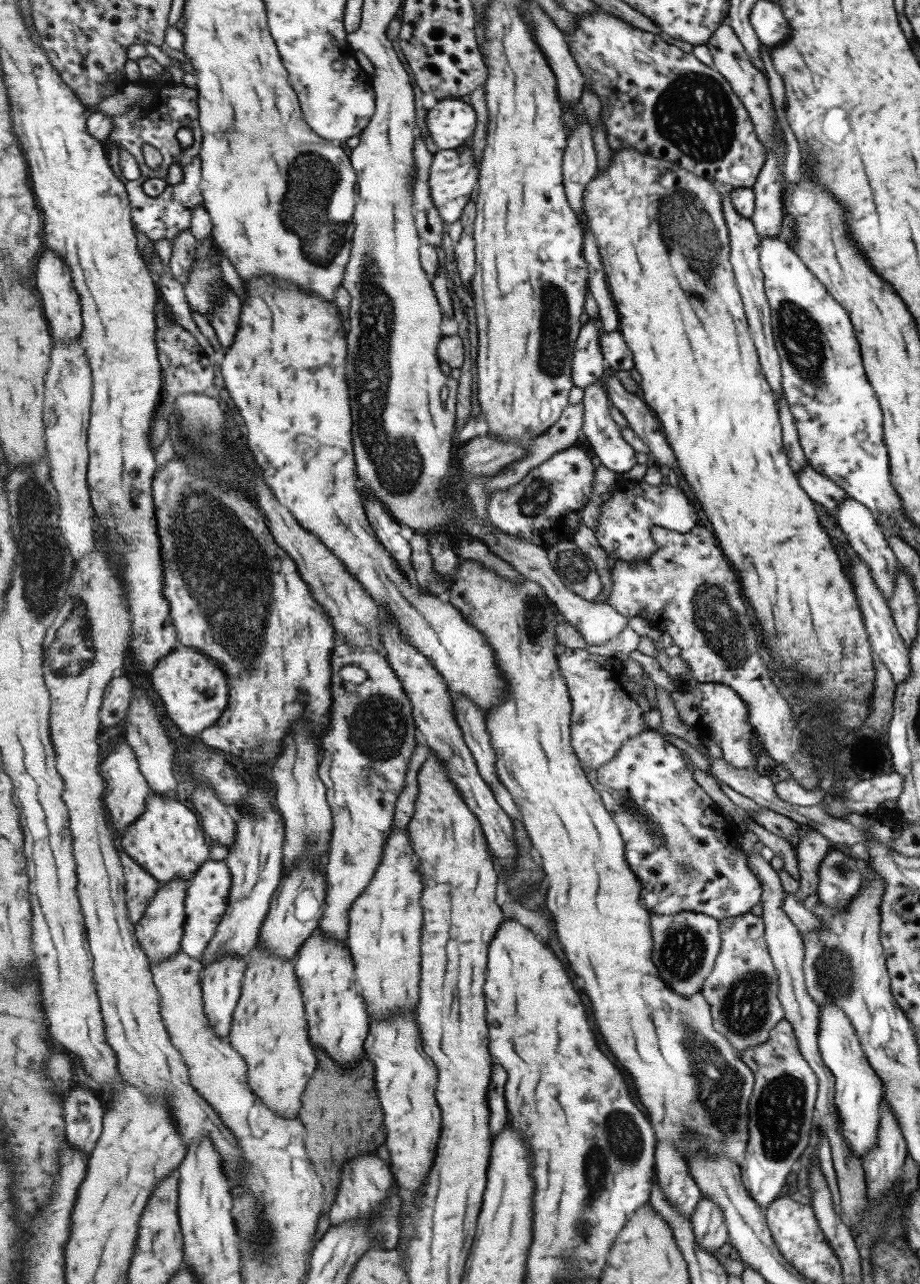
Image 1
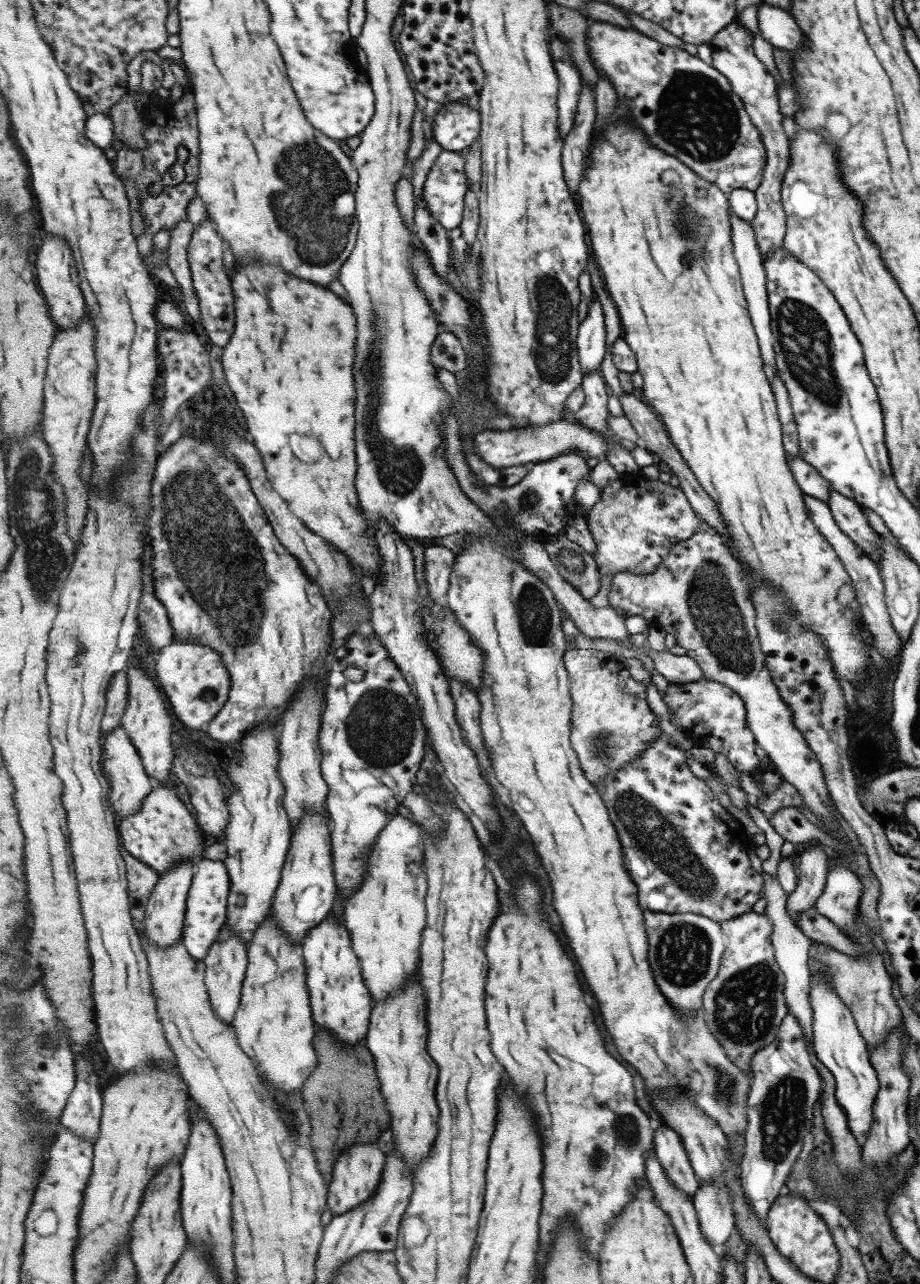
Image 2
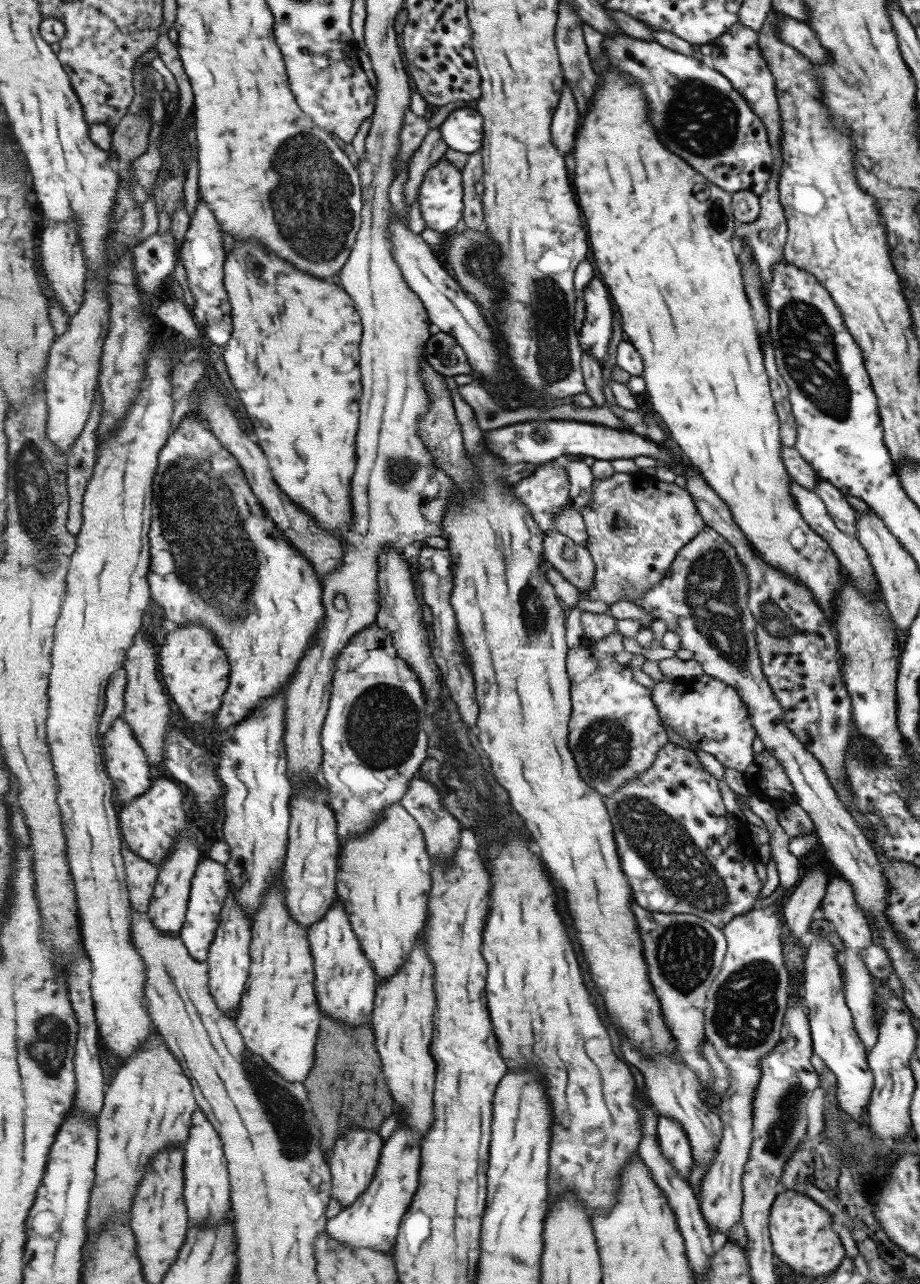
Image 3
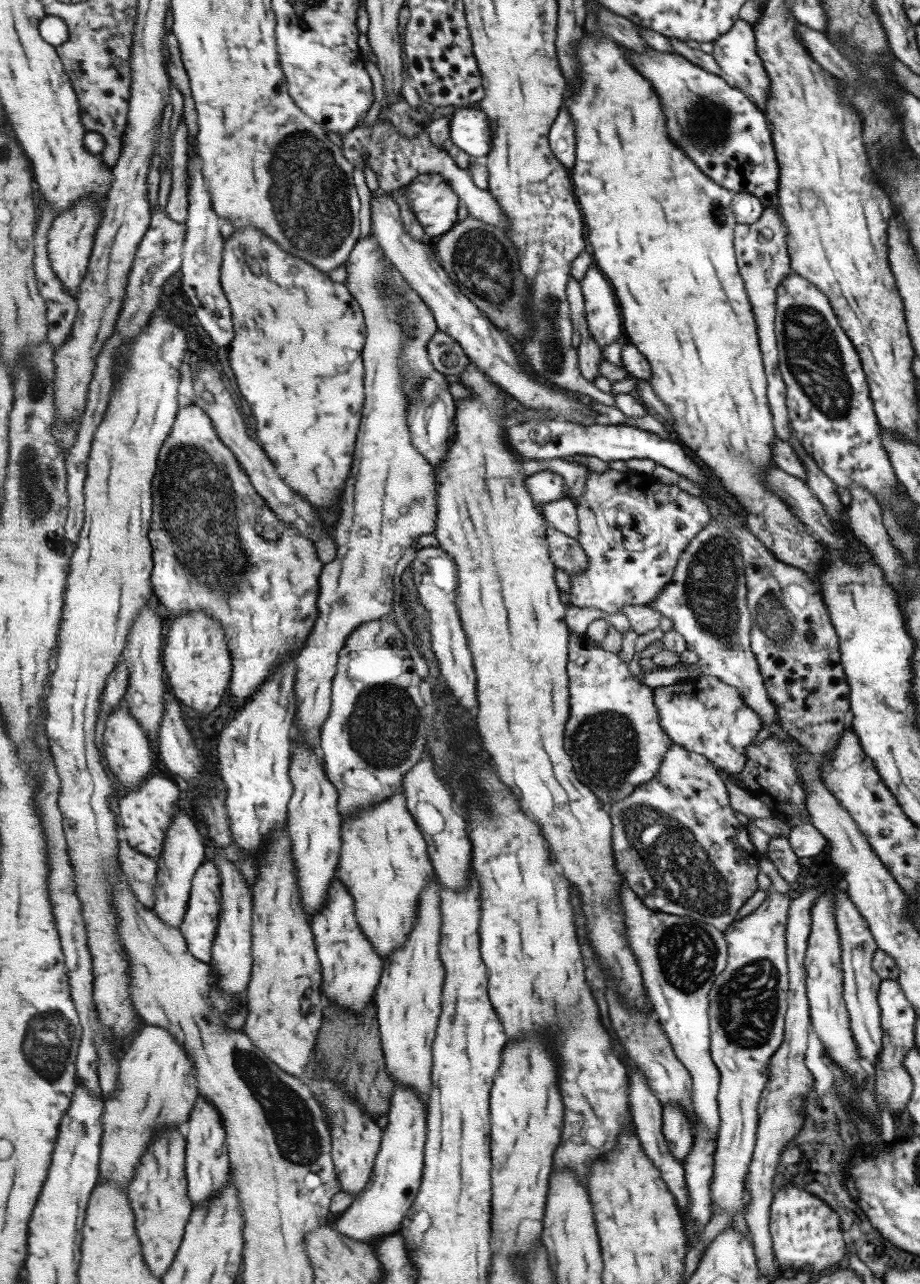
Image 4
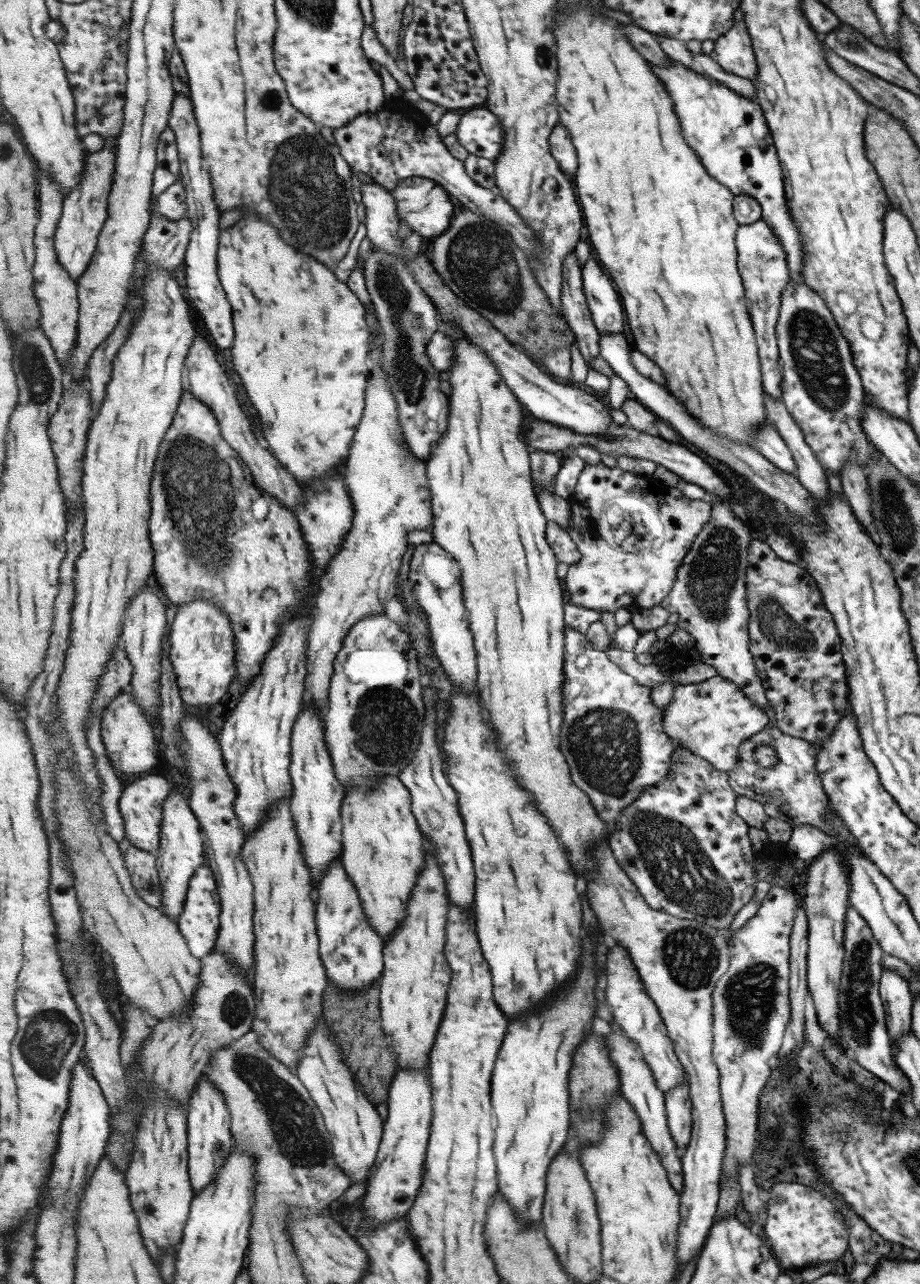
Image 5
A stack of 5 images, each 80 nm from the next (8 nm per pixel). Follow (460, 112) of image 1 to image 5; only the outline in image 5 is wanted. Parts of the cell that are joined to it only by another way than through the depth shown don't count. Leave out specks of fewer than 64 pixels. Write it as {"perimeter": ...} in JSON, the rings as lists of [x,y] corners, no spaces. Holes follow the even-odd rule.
{"perimeter":[[[473,108],[462,111],[456,138],[469,154],[494,161],[501,154],[504,136],[502,122],[491,109]]]}

